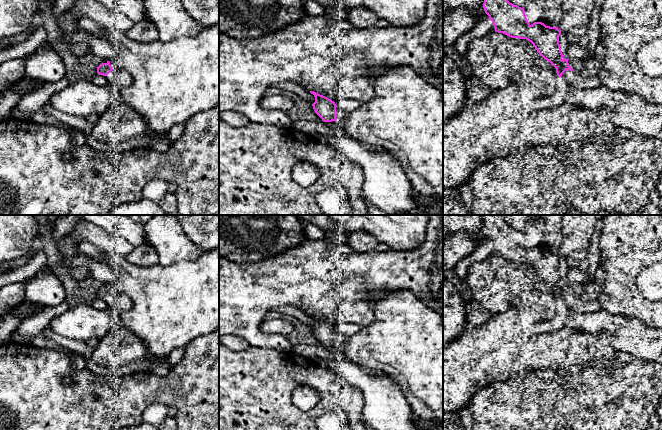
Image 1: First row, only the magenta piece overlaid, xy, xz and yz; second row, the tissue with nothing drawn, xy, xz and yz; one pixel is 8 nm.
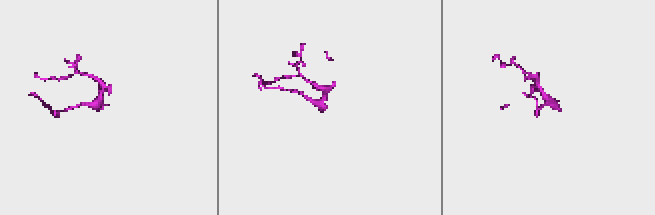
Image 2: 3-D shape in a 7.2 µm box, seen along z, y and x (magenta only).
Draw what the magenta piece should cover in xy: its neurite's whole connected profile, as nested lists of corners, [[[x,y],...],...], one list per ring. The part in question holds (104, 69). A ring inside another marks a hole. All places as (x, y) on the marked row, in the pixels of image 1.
[[[109,61],[100,64],[97,67],[97,73],[106,76],[108,79],[107,86],[117,93],[130,86],[133,82],[133,78],[126,71],[113,69]]]

